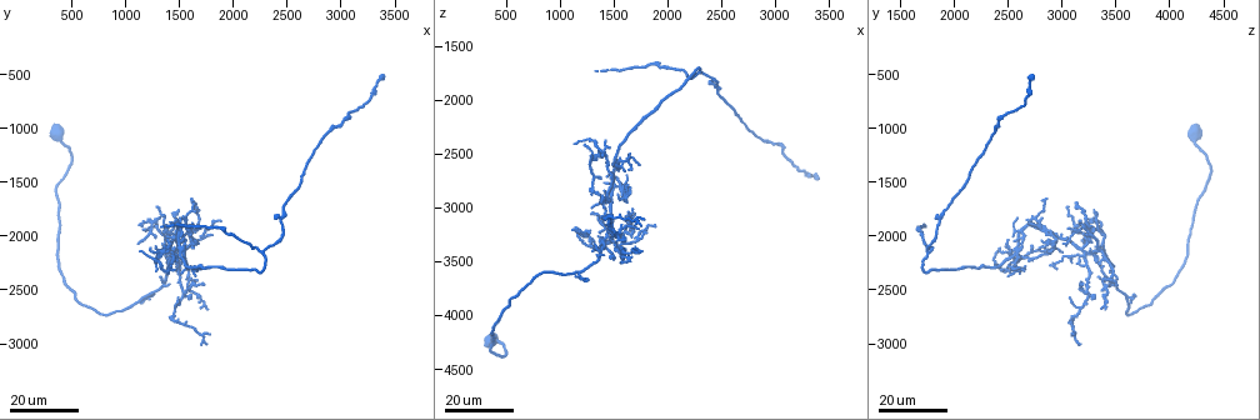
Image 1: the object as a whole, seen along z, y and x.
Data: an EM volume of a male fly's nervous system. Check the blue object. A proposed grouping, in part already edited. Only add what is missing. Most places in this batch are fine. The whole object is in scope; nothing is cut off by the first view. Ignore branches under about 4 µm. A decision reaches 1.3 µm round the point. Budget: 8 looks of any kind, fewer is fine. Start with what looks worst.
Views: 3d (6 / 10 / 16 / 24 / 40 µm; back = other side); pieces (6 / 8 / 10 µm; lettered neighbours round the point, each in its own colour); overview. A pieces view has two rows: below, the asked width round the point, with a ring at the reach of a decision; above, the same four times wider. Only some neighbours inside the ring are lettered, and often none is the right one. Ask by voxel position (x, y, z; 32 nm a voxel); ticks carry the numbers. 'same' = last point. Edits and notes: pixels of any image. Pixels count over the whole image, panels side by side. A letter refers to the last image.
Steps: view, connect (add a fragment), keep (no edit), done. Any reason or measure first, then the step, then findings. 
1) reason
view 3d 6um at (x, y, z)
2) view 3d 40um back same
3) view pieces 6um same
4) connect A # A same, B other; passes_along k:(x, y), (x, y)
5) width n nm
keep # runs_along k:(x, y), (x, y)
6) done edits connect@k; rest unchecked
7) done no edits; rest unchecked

free end
view 3d 24um at (1340, 1920, 1720)

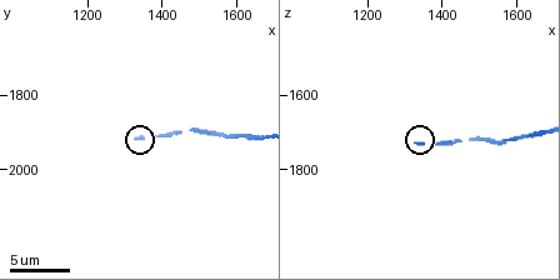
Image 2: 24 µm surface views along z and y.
view pieces 10um at (1330, 1910, 1730)

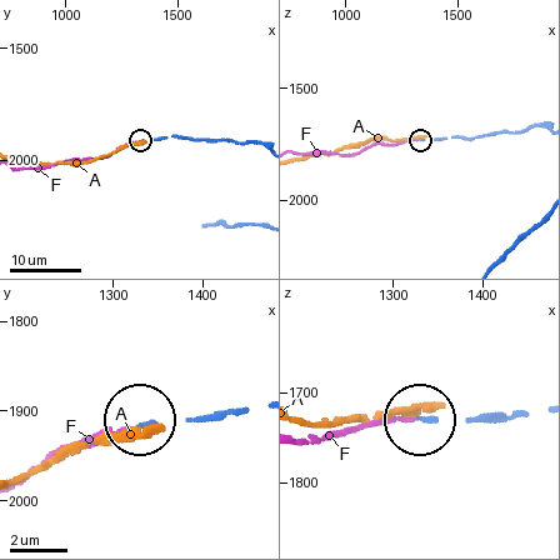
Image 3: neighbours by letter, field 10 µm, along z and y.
connect F # A other, F same; passes_along 3:(515, 411), (389, 416), (303, 438); it goes on there

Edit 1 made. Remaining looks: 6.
view 3d 24um at (1140, 2080, 3220)

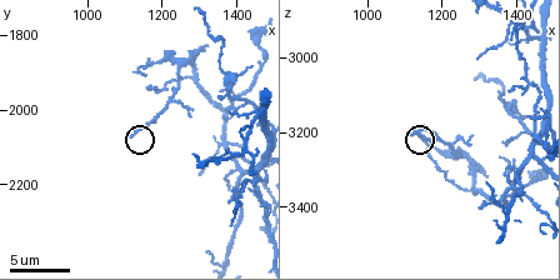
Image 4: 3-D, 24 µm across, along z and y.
view pieces 10um at (1120, 2070, 3210)

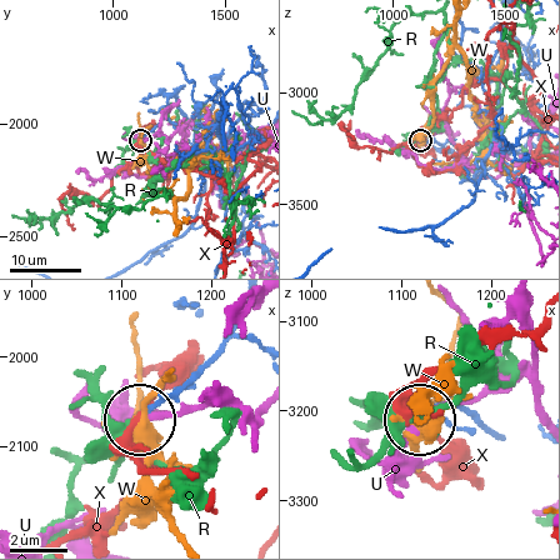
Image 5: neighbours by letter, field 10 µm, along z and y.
width 160 nm
keep # R other, U other, W other, X other; none of them fits

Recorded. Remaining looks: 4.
free end
view 3d 24um at (1480, 1740, 3280)

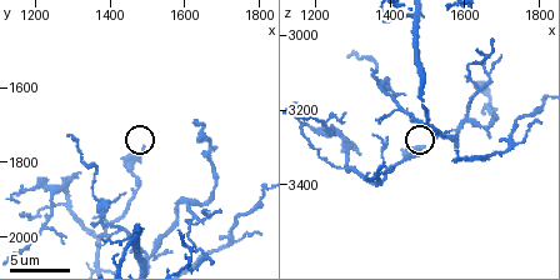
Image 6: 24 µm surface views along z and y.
view pieces 6um at (1480, 1760, 3290)

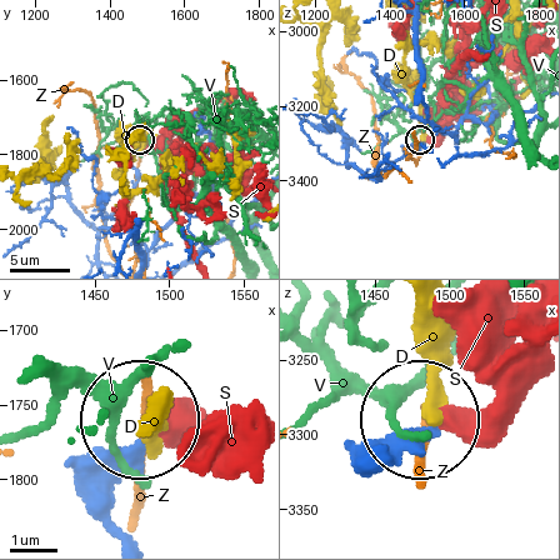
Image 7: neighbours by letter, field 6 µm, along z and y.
keep # D other, S other, V other, Z other; no lettered fragment goes on from it

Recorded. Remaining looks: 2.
long arm stops here
view 3d 24um at (1720, 2640, 3380)

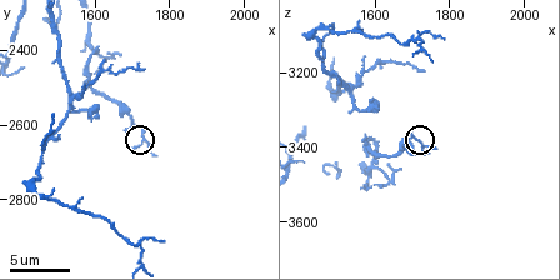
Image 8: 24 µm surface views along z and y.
view pieces 8um at (1690, 2670, 3360)

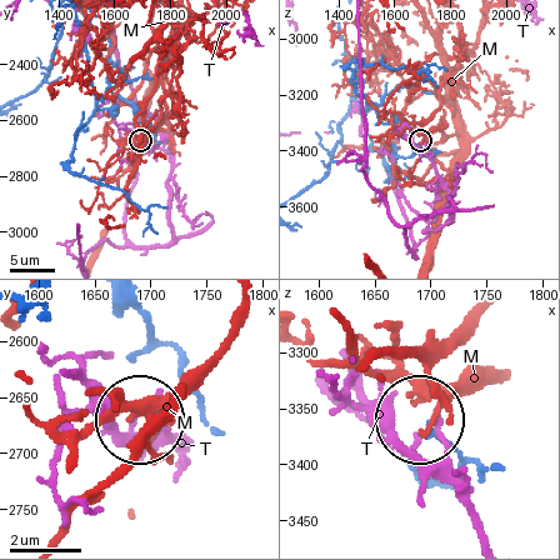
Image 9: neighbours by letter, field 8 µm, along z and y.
keep # M other, T other; none of them fits

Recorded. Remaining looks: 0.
done edits connect@3; rest unchecked

